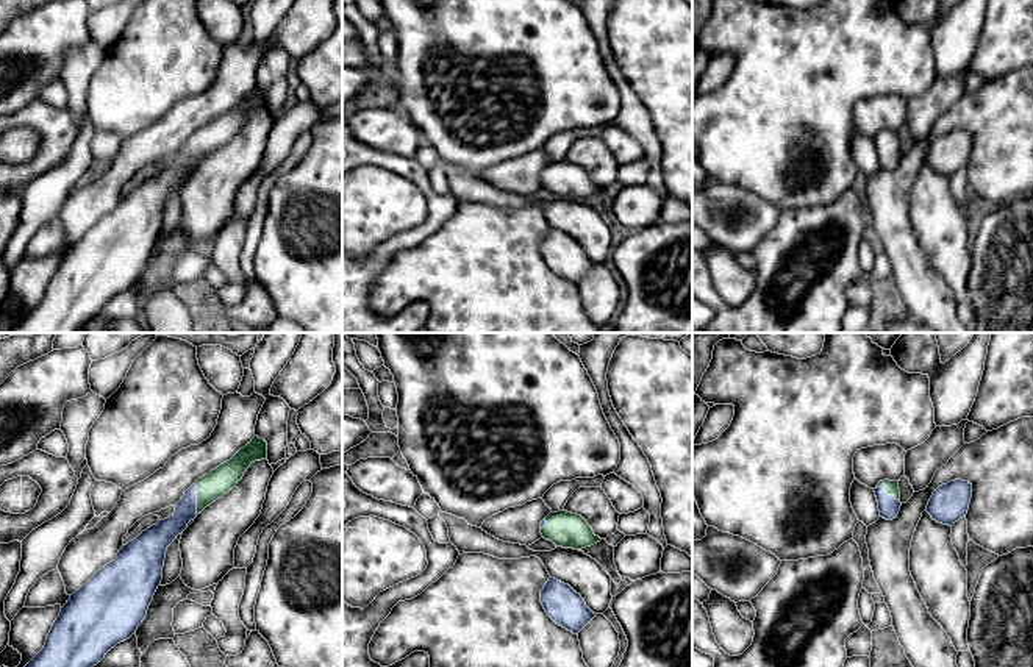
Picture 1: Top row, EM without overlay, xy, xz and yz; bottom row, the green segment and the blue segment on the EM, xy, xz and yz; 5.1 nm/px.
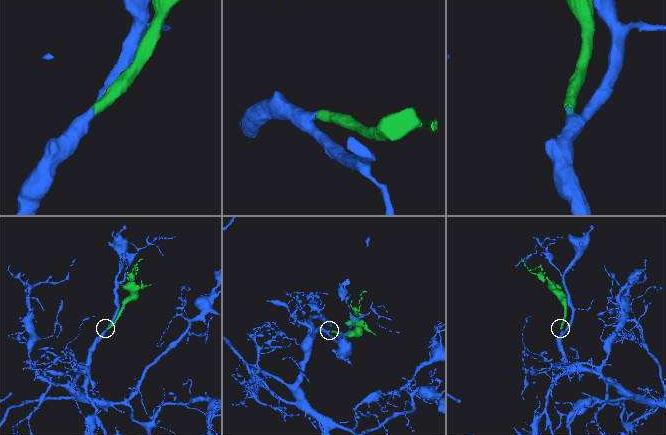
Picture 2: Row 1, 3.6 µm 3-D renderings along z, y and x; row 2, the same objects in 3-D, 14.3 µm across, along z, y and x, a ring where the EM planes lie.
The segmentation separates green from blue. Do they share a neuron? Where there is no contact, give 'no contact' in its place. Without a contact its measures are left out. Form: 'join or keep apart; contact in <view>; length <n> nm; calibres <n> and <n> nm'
join; contact in yz; length 150 nm; calibres 60 and 110 nm

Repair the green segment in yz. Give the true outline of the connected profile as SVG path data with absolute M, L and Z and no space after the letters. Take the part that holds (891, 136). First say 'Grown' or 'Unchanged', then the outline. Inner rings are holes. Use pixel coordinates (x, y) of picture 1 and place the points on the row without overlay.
Grown. M880 131L874 142L878 152L880 167L886 170L895 169L902 156L899 131Z

